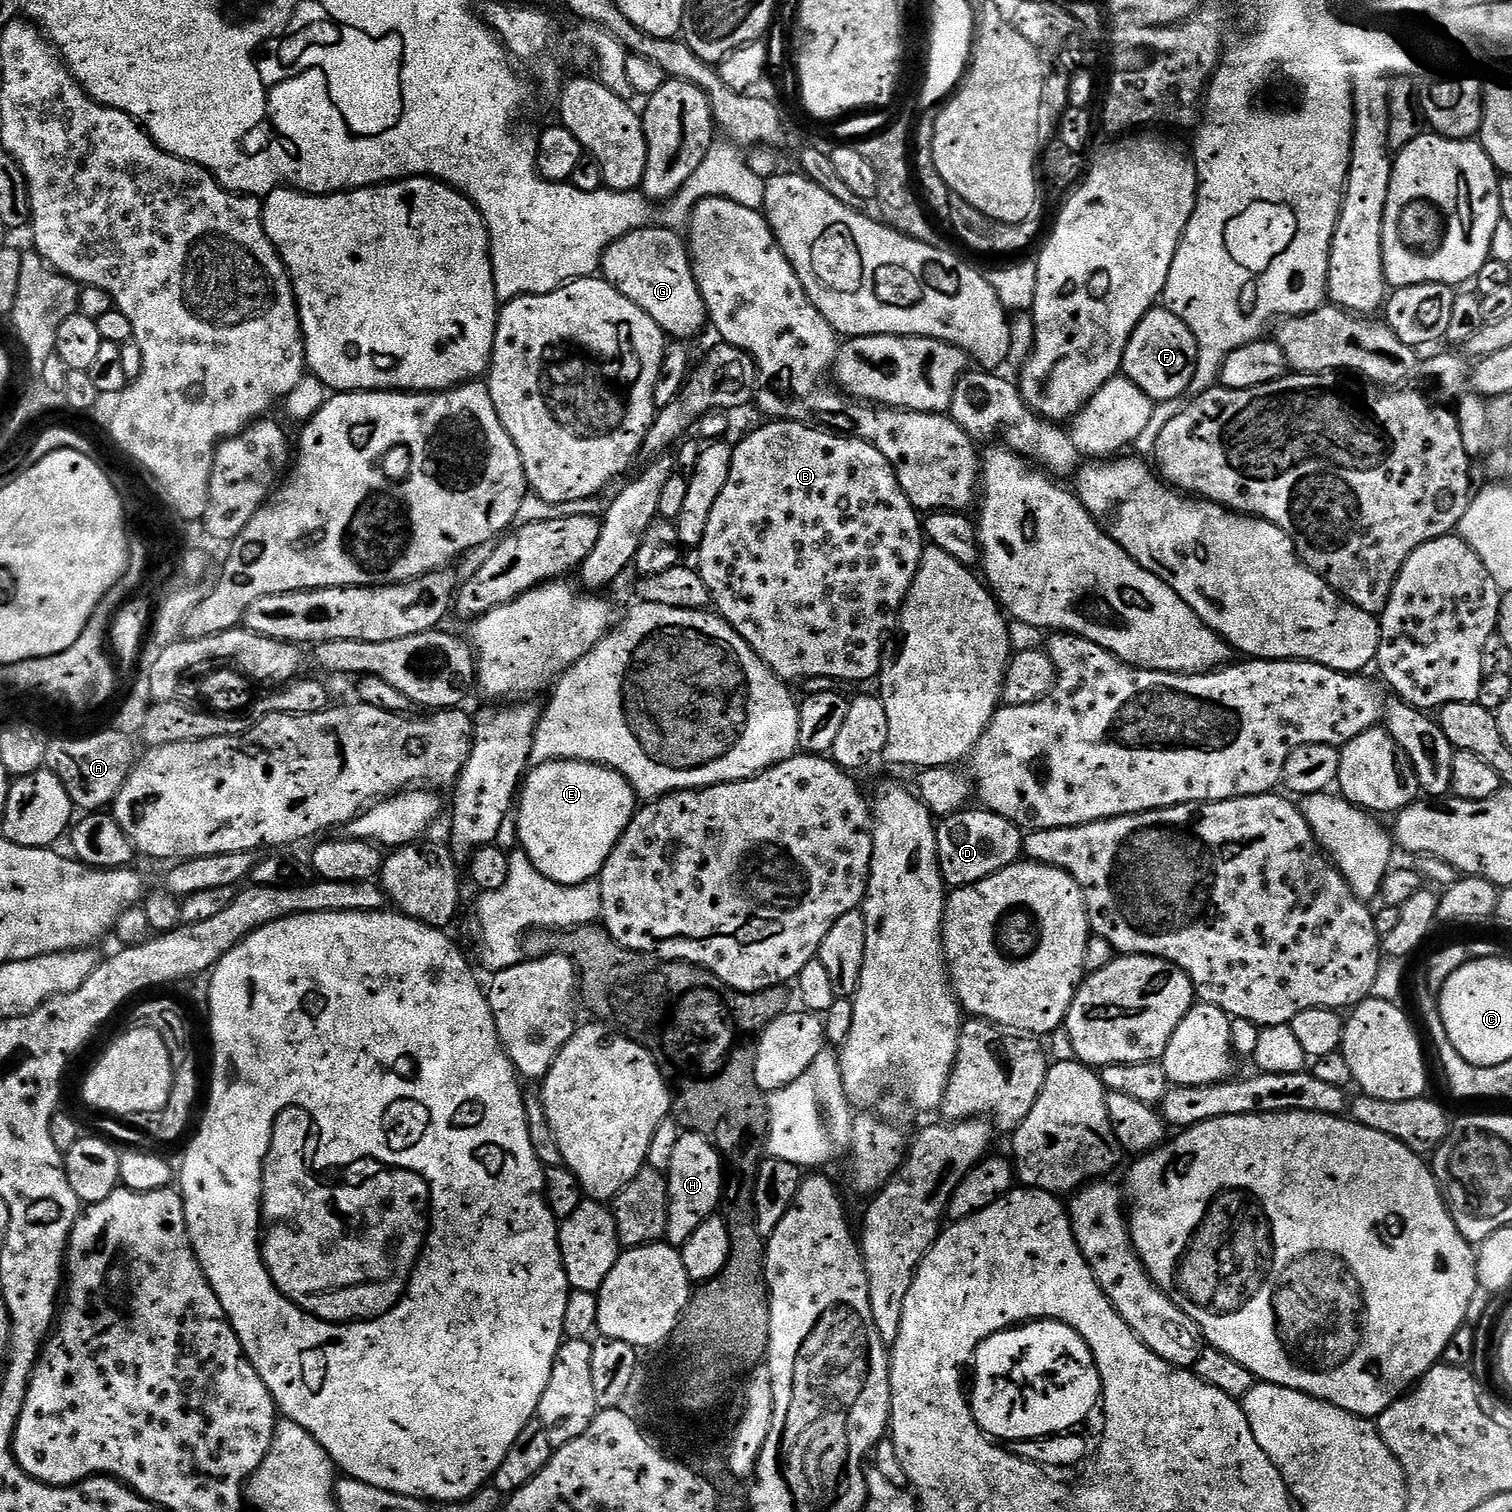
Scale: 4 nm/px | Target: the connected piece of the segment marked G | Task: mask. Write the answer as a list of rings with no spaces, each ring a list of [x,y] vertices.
[[[649,226],[618,238],[604,251],[602,276],[622,295],[630,298],[630,302],[634,302],[634,306],[638,306],[646,314],[650,314],[650,318],[654,318],[654,322],[658,322],[658,326],[664,331],[665,337],[688,342],[691,341],[691,336],[696,336],[703,330],[704,324],[706,328],[709,323],[704,299],[692,273],[692,258],[688,245],[682,239],[679,231],[663,226]]]

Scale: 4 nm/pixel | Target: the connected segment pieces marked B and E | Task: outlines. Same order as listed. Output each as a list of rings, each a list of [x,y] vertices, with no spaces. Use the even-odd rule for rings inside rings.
[[[794,420],[764,422],[740,445],[733,447],[730,474],[718,496],[706,525],[705,537],[698,547],[700,564],[698,571],[706,590],[710,590],[715,611],[723,616],[754,651],[762,658],[765,666],[785,682],[801,682],[810,678],[832,678],[843,682],[868,680],[879,677],[880,662],[885,659],[884,635],[898,624],[900,608],[908,597],[910,586],[918,574],[920,559],[926,547],[921,513],[906,498],[890,462],[874,450],[865,440],[857,440],[848,434],[835,436],[835,431],[820,426],[809,426]]]
[[[551,760],[545,764],[537,764],[523,777],[522,787],[518,792],[518,807],[514,812],[514,824],[516,820],[516,836],[520,839],[519,847],[528,855],[530,862],[534,862],[534,870],[538,870],[538,874],[546,874],[550,882],[558,882],[562,886],[578,886],[595,881],[599,877],[606,858],[610,858],[618,838],[622,838],[626,826],[630,826],[637,807],[638,797],[632,788],[632,783],[613,768],[606,768],[603,764],[588,764],[584,760]]]

